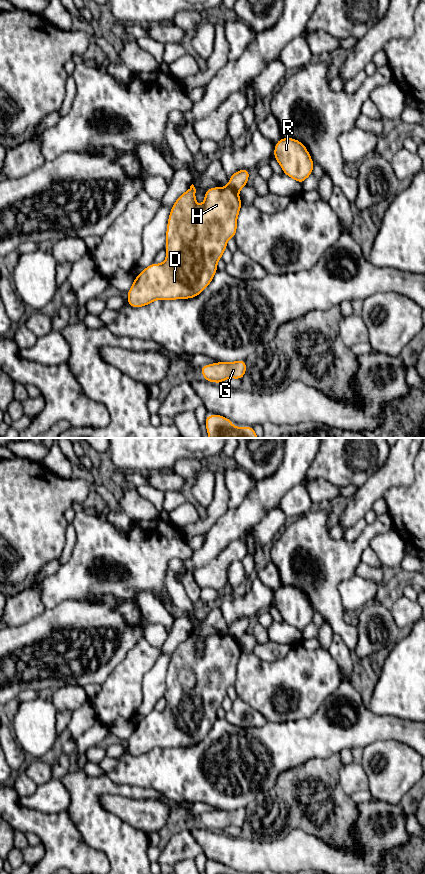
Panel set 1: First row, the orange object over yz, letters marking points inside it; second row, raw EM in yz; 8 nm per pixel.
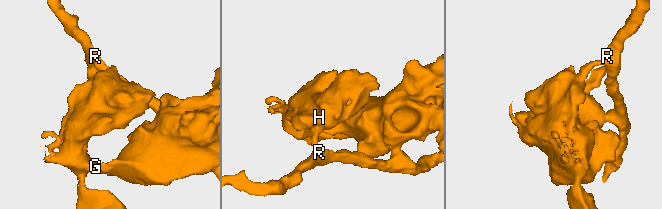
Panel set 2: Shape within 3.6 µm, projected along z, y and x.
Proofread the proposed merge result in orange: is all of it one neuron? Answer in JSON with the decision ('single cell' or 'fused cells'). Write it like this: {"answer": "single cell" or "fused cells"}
{"answer": "fused cells"}

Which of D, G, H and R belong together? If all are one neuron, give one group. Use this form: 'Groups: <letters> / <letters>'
Groups: D G H / R

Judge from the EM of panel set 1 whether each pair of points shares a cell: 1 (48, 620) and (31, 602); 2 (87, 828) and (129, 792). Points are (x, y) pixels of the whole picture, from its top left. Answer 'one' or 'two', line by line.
1: two
2: one

